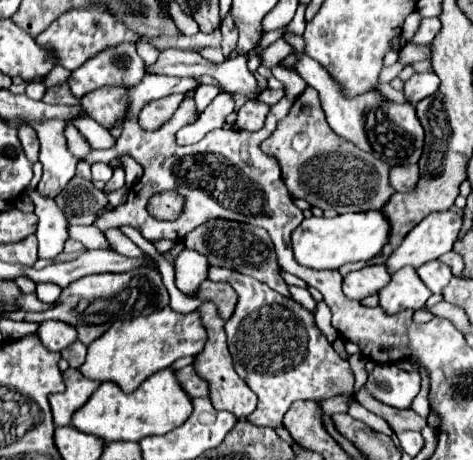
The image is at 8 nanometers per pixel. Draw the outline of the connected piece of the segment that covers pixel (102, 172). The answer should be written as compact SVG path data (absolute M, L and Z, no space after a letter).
M95 163L91 166L93 180L108 182L113 176L113 169L106 163Z

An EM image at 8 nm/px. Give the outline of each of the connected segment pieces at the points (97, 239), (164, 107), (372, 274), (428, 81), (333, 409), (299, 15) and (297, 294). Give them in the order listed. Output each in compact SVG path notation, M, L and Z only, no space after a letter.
M70 226L70 238L80 240L86 248L108 248L104 234L96 226Z
M172 94L172 96L160 98L160 100L148 102L148 104L140 110L140 114L138 114L140 126L142 126L142 128L148 128L148 130L160 128L160 124L164 124L164 120L168 120L168 118L172 116L172 112L176 112L176 108L178 108L178 104L182 102L182 98L184 98L184 96Z
M368 266L356 272L350 272L344 282L344 294L352 300L362 300L370 294L376 294L380 288L384 288L390 282L390 274L386 270L386 266Z
M434 72L428 74L414 74L406 84L404 84L404 96L408 102L416 104L426 96L432 96L438 90L438 76Z
M335 396L317 402L322 412L326 414L346 413L348 410L349 398L345 396Z
M300 4L298 6L298 10L296 10L296 14L294 14L294 18L292 18L292 22L288 24L288 28L292 28L292 32L304 32L304 26L306 26L306 20L304 20L304 10L306 10L306 6L304 4Z
M290 286L290 296L292 296L292 300L296 300L296 302L300 302L308 312L316 312L316 302L314 302L314 298L310 296L310 292L306 290L306 288L298 288L298 286Z

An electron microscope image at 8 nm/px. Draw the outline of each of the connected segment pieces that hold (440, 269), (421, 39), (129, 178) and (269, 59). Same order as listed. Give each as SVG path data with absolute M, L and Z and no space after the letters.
M432 260L432 262L426 262L418 268L418 276L422 278L422 282L434 292L434 294L440 294L444 290L444 286L448 284L448 280L452 278L452 272L450 272L450 266L438 262L438 260Z
M424 18L412 42L414 44L430 44L438 32L440 32L440 20L438 18Z
M120 156L118 160L122 160L122 168L126 172L126 188L130 188L132 184L136 184L136 180L140 180L142 166L136 164L136 160L132 160L130 156Z
M282 38L271 44L260 53L262 65L272 68L278 65L284 58L292 53L292 47Z

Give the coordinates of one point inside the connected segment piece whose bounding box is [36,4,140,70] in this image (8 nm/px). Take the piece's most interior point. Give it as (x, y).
(79, 34)

